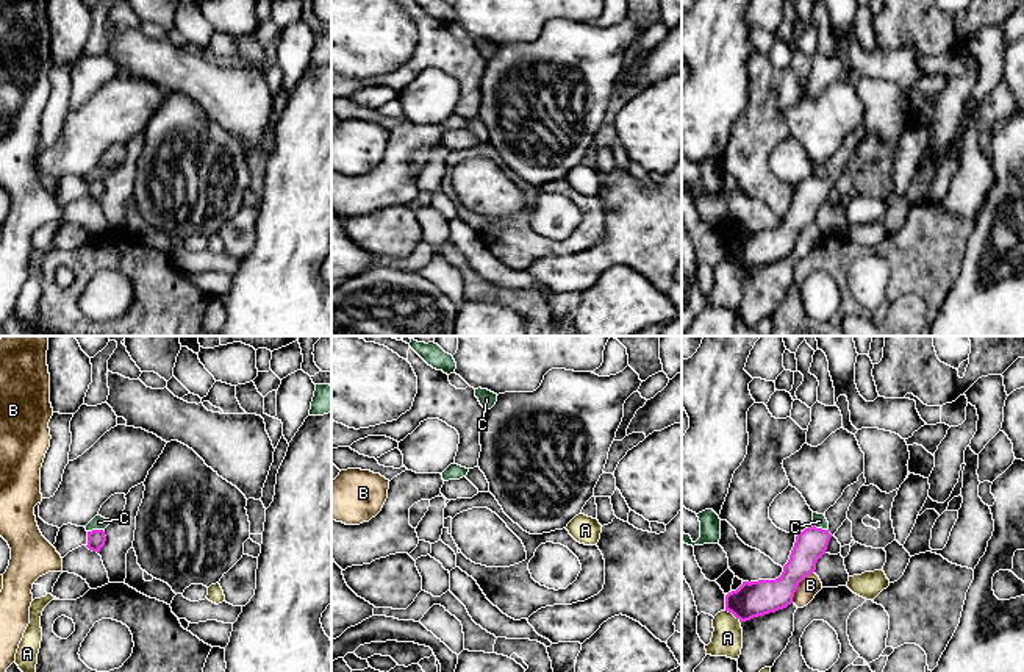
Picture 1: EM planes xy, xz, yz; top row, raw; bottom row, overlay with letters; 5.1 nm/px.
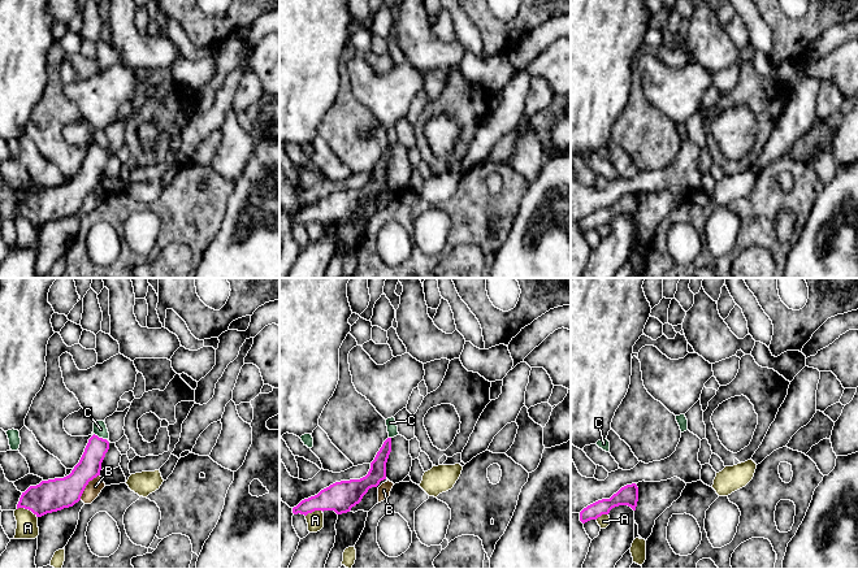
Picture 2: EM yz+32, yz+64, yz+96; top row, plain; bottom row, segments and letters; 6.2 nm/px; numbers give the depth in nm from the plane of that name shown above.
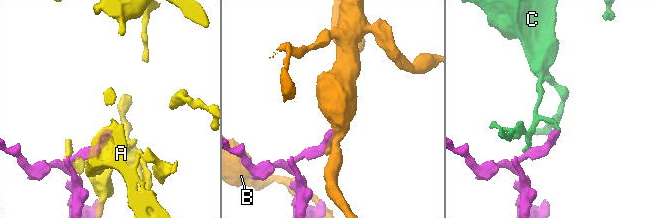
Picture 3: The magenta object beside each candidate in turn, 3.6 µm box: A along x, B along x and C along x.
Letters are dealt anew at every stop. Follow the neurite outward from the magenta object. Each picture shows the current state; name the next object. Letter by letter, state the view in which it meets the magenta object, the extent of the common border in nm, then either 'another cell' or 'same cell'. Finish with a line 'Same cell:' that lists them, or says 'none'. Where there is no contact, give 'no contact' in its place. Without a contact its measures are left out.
A: yz | 110 nm | another cell
B: yz | 200 nm | another cell
C: xy | 80 nm | another cell
Same cell: none

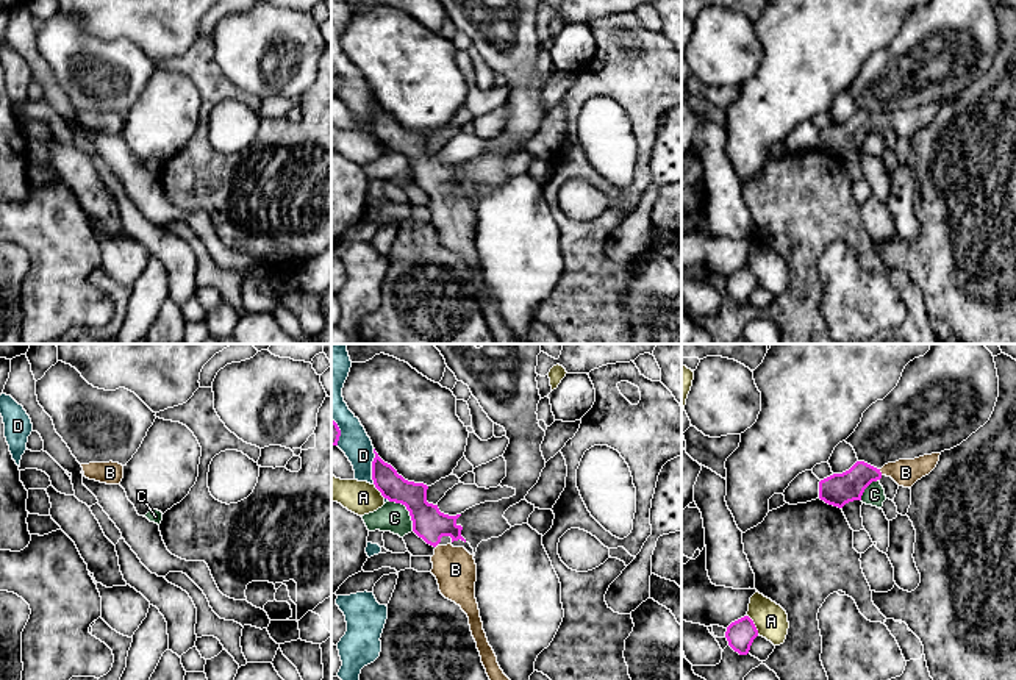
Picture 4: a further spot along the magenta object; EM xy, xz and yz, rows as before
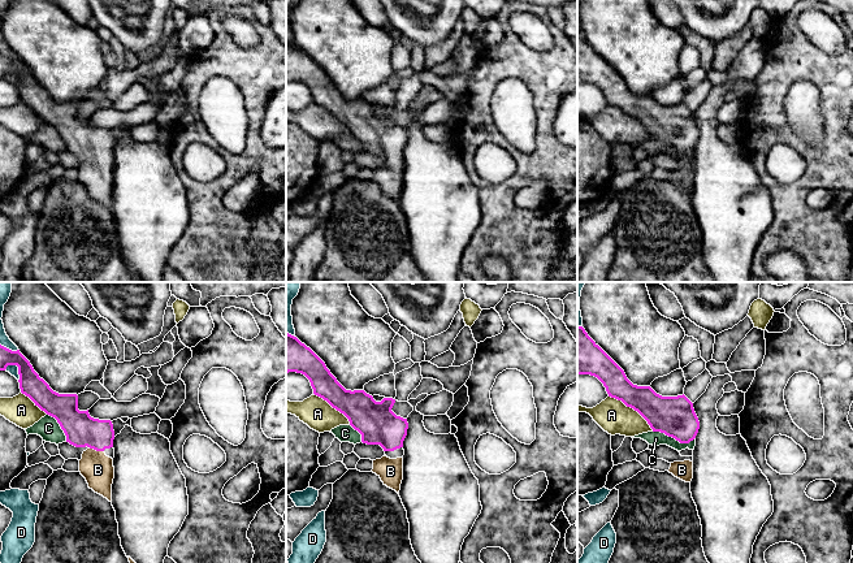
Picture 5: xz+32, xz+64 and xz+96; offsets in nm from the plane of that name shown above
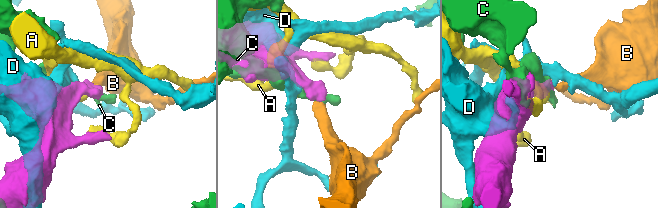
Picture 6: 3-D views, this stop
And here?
A: yz | 120 nm | another cell
B: yz | 40 nm | same cell
C: xz | 200 nm | another cell
D: xz | 180 nm | another cell
Same cell: B

